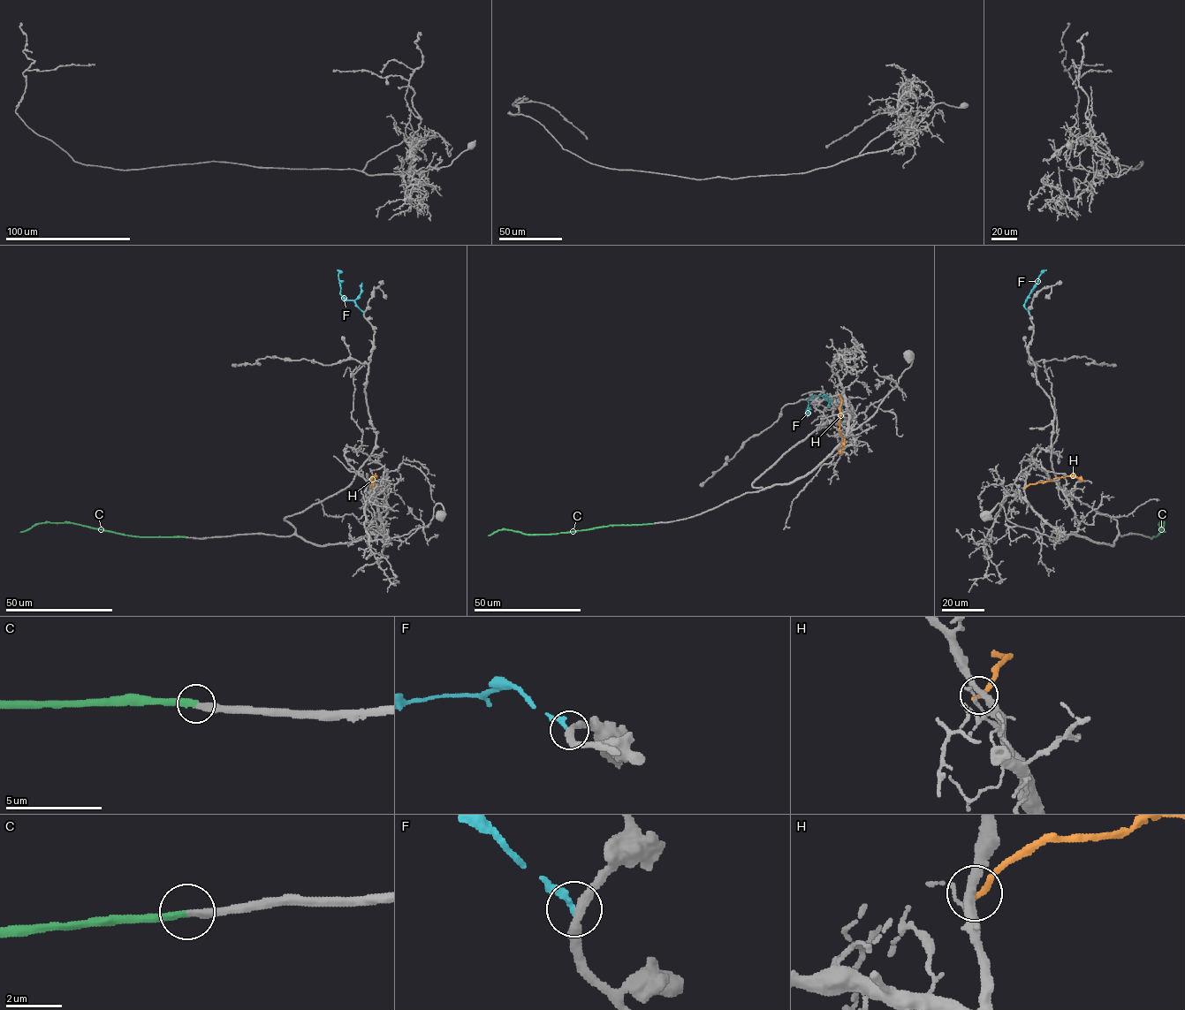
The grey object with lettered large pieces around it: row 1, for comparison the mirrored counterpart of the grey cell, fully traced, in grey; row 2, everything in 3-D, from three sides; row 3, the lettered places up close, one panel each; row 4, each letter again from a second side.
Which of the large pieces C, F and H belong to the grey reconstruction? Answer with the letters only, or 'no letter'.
C

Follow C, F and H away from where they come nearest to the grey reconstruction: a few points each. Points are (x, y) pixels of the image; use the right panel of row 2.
C: (1153, 536), (1162, 529), (1164, 522), (1161, 522), (1159, 527), (1166, 532)
F: (1029, 313), (1024, 301), (1039, 275), (1045, 269)
H: (1024, 489), (1030, 484), (1059, 477), (1069, 476), (1084, 481)

